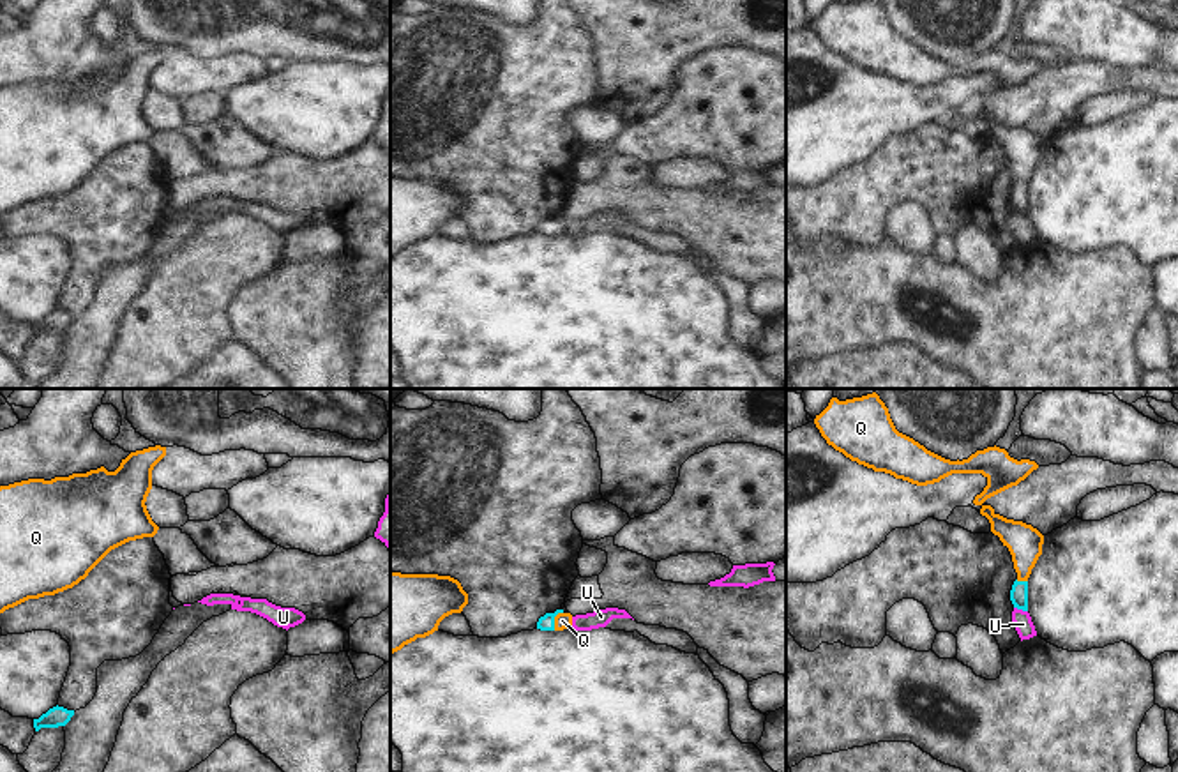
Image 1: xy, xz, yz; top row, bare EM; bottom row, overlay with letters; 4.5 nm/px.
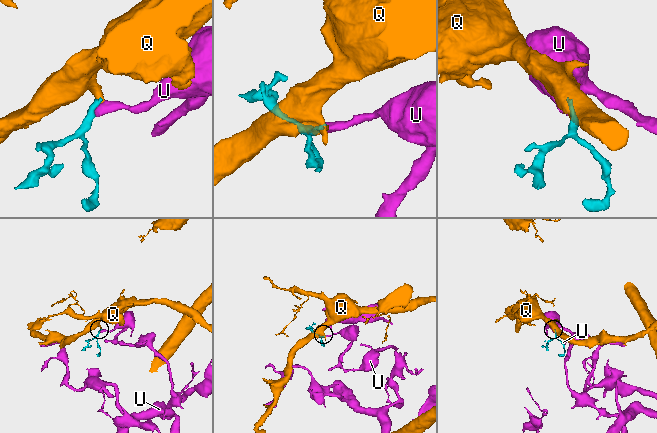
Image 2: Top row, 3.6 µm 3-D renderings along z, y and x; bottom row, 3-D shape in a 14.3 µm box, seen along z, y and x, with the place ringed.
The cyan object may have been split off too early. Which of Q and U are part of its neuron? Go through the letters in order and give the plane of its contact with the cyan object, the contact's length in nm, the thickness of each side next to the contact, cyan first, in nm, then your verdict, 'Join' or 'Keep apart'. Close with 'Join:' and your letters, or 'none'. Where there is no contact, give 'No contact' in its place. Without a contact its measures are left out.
Q: Touches cyan in xz. Shared border 100 nm. Thickness 70 nm (cyan) against 80 nm. Join
U: Touches cyan in yz. Shared border 70 nm. Thickness 80 nm (cyan) against 90 nm. Keep apart
Join: Q

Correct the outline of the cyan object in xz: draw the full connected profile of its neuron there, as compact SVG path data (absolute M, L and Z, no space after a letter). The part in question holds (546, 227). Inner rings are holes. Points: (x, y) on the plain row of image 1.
M556 214L555 217L546 217L539 223L537 233L540 235L563 235L572 231L572 219L563 214Z

